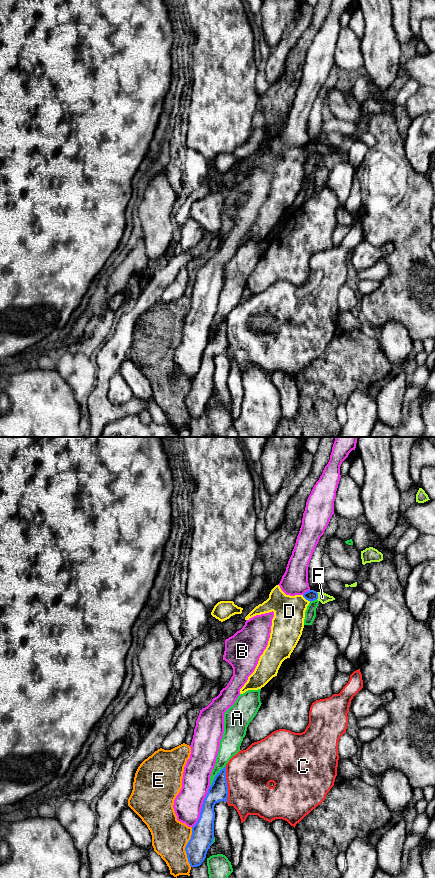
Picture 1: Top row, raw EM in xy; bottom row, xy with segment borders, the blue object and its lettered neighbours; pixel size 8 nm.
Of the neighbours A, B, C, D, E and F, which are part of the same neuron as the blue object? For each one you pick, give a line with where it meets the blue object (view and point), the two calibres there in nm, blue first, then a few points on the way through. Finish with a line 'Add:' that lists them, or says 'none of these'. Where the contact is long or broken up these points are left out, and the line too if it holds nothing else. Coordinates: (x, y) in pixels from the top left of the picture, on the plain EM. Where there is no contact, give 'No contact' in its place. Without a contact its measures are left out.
F: Touches blue at xy (317, 148). Thickness 90 nm (blue) against 80 nm. Path across: xy (311, 147), (317, 148), (322, 149)
Add: F

